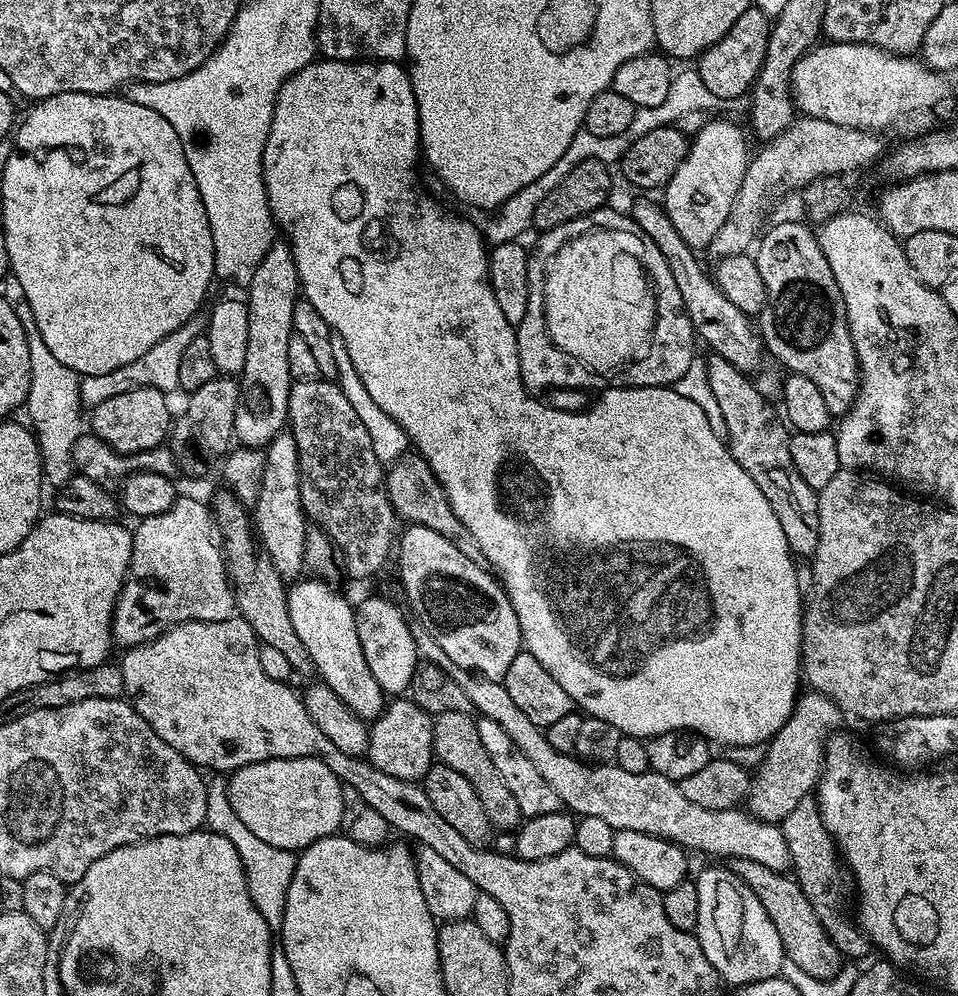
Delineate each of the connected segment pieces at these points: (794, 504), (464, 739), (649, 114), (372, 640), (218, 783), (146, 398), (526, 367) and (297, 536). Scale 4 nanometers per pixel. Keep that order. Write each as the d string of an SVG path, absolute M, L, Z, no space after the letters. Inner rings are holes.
M715 354L709 357L706 363L710 388L714 390L714 398L722 409L722 418L726 418L728 449L738 462L738 466L742 466L742 470L746 470L746 474L754 478L758 490L766 494L766 502L770 502L770 510L778 514L778 523L782 525L782 534L786 534L786 542L790 546L793 557L815 556L820 529L818 492L817 489L806 486L806 482L802 482L802 474L794 470L794 461L790 459L788 445L789 425L782 419L777 405L771 399L764 397L745 373L730 366L726 358Z
M441 712L432 721L432 750L439 763L450 766L450 770L458 770L470 786L474 786L474 794L486 809L486 818L490 818L493 829L501 832L512 832L520 827L522 817L518 810L518 801L510 794L506 782L502 782L502 774L498 774L494 762L490 762L490 754L478 739L476 720L467 712Z
M684 66L681 68L684 69L681 72L679 69L673 75L670 90L666 94L665 100L658 106L637 108L634 114L634 122L630 122L630 126L622 134L599 136L583 130L576 132L574 138L570 138L570 146L566 146L562 158L558 158L558 162L554 162L554 166L550 166L550 170L546 170L546 174L542 174L542 178L530 182L530 186L522 186L522 190L518 190L518 194L506 198L506 202L502 202L500 207L495 209L494 214L489 215L492 217L489 218L488 225L483 225L482 228L487 243L495 246L505 244L511 240L519 241L521 239L520 235L532 228L534 210L538 210L542 198L546 198L546 194L550 194L550 190L554 190L554 186L558 186L558 182L562 182L562 178L566 174L570 174L570 170L574 170L574 166L578 166L578 162L597 160L609 166L619 165L626 154L626 150L635 140L642 138L642 134L650 134L650 130L675 125L686 114L698 114L699 112L712 114L711 112L716 107L721 107L722 101L718 98L718 94L713 94L706 86L706 82L702 82L702 78L696 72L695 67Z
M370 596L357 603L354 614L358 638L371 674L385 693L392 696L405 693L420 658L409 621L406 622L394 603L380 596Z
M216 778L208 784L208 797L206 798L206 824L209 829L226 838L230 838L230 846L238 850L238 858L242 858L242 870L246 874L246 886L250 890L250 898L266 918L269 928L279 929L282 914L286 910L286 894L290 890L290 878L294 878L297 853L282 850L278 846L270 846L270 842L262 842L250 829L242 823L242 818L234 814L234 806L230 806L228 789L225 781Z
M138 388L117 394L104 402L90 408L91 435L102 438L110 447L125 454L145 452L159 448L169 439L170 429L174 423L174 412L168 409L169 397L158 389Z
M532 278L528 282L528 301L526 302L526 318L515 325L516 345L518 346L518 366L520 377L525 388L533 394L548 394L553 389L599 389L601 377L591 368L568 356L553 340L547 339L544 333L544 317L542 315L543 279Z
M285 430L275 436L264 452L264 470L262 486L254 505L254 528L258 533L259 543L269 552L270 563L286 582L301 579L305 571L304 551L310 531L310 520L304 514L302 494L300 493L300 463L298 446L291 431Z

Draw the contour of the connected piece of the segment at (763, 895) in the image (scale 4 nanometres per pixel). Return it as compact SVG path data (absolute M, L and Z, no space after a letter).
M750 858L731 861L732 872L750 890L754 890L756 897L762 902L762 910L770 914L770 922L774 922L774 930L778 930L778 938L782 938L782 946L787 960L794 962L794 966L802 966L806 974L819 980L829 980L831 976L840 973L842 957L838 946L826 934L822 922L818 922L818 914L814 914L814 906L801 890L799 882L791 875L770 870L770 866L762 866L762 862L750 862Z

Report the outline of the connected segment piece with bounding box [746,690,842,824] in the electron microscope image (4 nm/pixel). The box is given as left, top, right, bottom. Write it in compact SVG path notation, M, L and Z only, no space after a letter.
M808 690L797 695L795 710L782 726L782 730L778 730L778 734L768 741L765 760L755 769L752 785L748 787L747 811L759 820L780 824L786 818L786 814L790 814L790 810L794 810L794 806L798 806L798 802L802 802L802 798L813 795L824 770L824 749L830 737L839 729L836 727L839 726L840 719L842 719L840 707L830 698L823 696L821 692Z

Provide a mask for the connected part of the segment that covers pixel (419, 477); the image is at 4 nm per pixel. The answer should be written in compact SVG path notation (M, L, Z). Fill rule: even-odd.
M419 454L399 456L387 469L383 485L388 491L392 509L401 521L426 526L426 530L434 530L442 534L442 538L450 538L450 542L454 542L454 546L458 546L458 550L462 550L462 554L466 554L466 558L470 558L475 564L485 563L482 546L478 546L474 534L466 530L466 526L462 524L462 518L454 514L446 498L446 490L440 485L434 470L430 470L423 456Z

